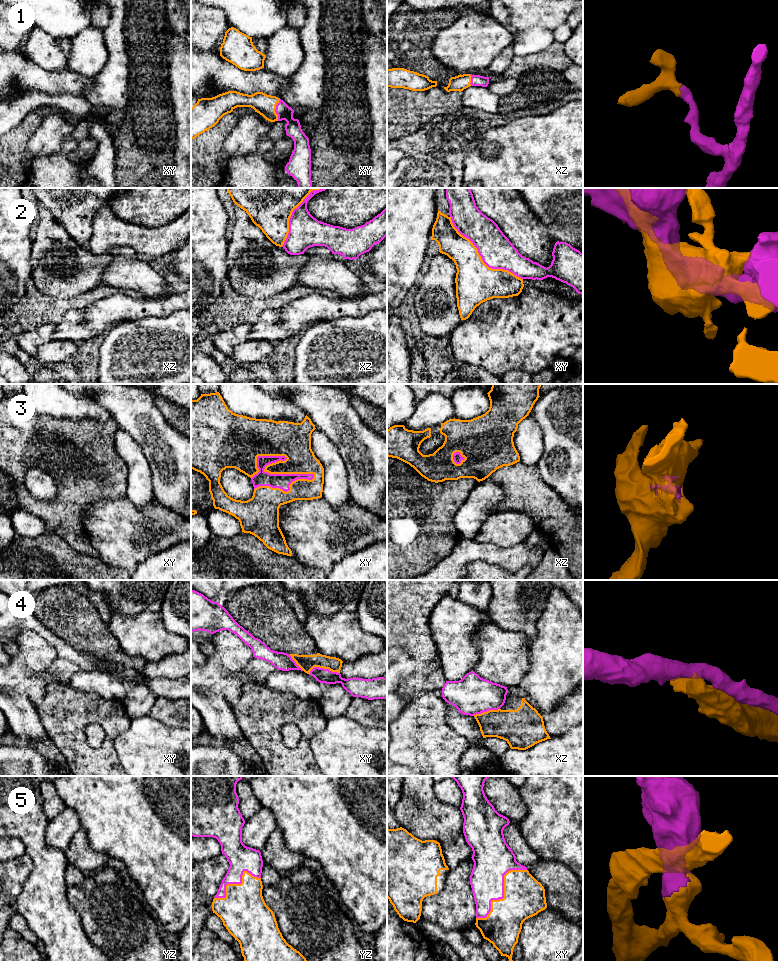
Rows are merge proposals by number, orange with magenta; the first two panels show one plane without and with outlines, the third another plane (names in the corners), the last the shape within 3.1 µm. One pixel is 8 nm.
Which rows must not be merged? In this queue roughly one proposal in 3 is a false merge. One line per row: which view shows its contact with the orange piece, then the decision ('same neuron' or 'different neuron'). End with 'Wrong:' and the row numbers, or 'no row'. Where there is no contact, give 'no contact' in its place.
1: xy | same neuron
2: xy | different neuron
3: xy | same neuron
4: xy | different neuron
5: xy | same neuron
Wrong: 2, 4

